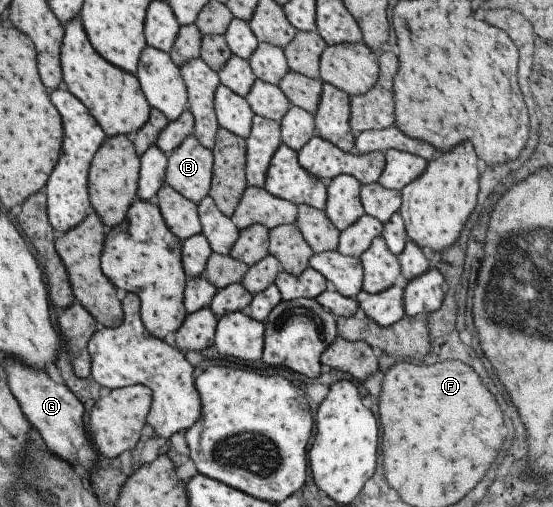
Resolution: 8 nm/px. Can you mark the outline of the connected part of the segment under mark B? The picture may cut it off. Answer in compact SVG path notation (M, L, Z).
M191 134L168 156L166 183L198 204L210 190L214 155Z

